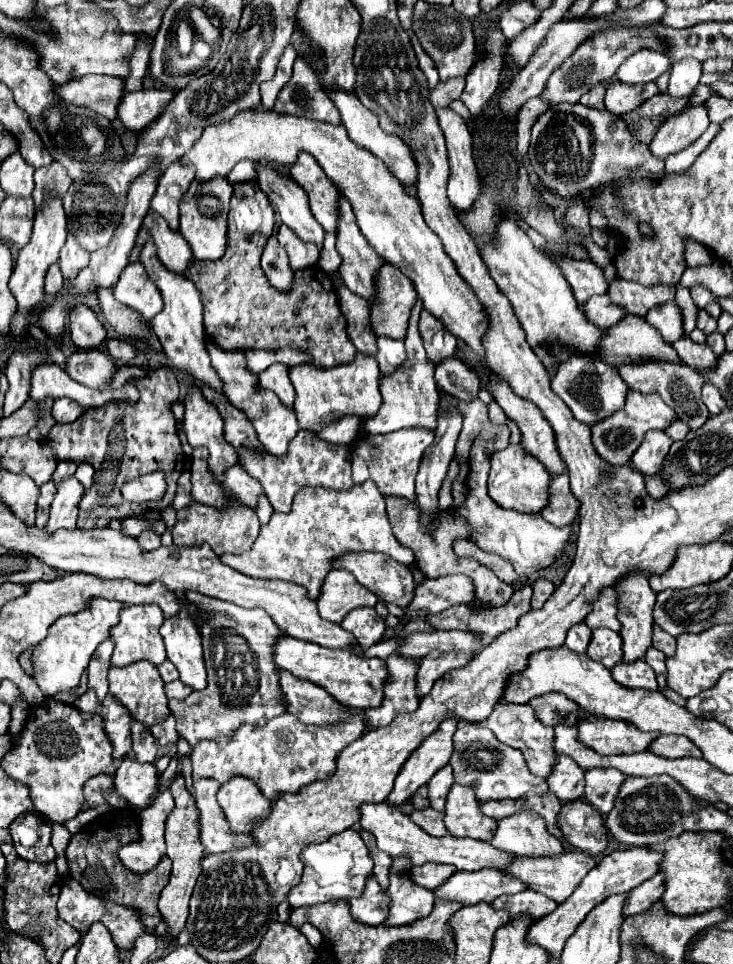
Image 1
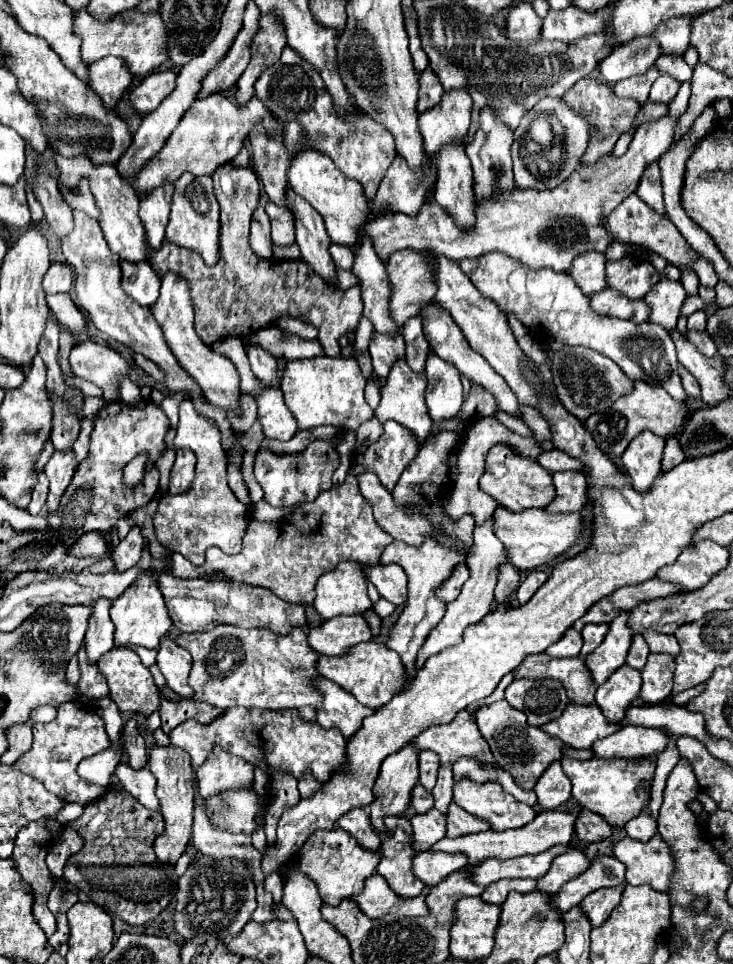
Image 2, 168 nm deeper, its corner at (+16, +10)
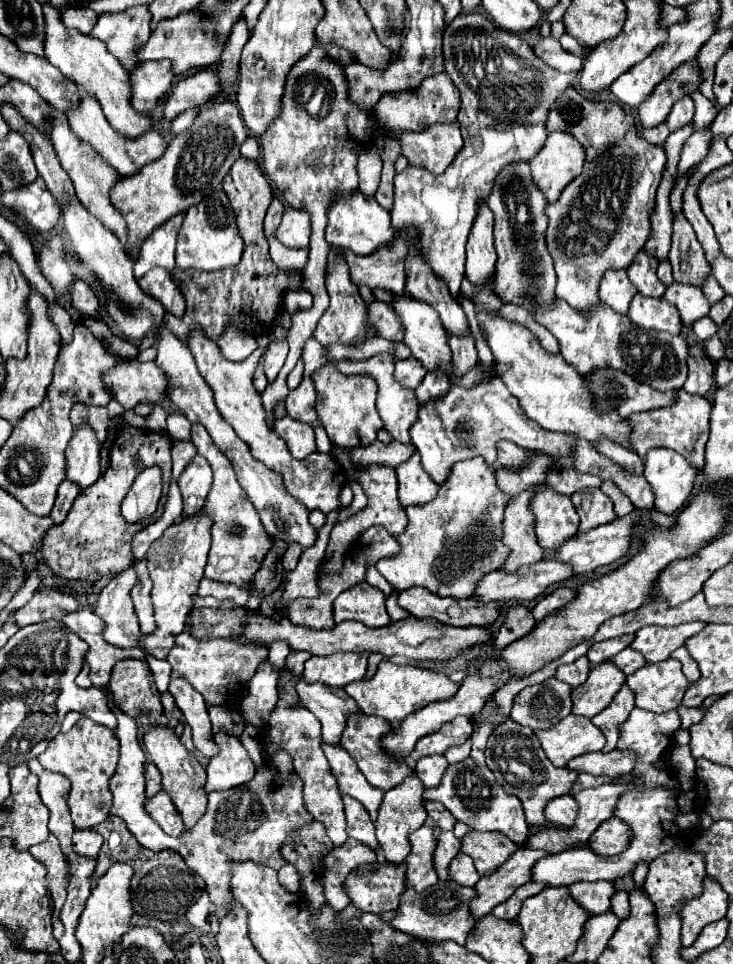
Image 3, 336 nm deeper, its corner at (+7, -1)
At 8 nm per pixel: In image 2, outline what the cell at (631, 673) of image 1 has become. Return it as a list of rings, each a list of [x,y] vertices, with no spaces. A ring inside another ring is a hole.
[[[624,664],[608,678],[608,684],[602,684],[596,690],[594,694],[596,706],[602,710],[610,724],[624,722],[624,708],[630,704],[630,700],[638,698],[640,686],[642,686],[640,670],[628,668]]]

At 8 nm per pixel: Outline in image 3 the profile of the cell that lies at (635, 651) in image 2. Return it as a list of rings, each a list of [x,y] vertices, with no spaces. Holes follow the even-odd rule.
[[[627,647],[625,651],[617,653],[613,659],[611,659],[625,675],[633,675],[633,671],[645,667],[645,657],[639,653],[639,651],[633,651],[631,647]]]

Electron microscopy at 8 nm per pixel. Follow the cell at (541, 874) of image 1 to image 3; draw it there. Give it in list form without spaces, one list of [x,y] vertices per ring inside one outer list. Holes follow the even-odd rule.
[[[593,881],[593,883],[571,883],[571,897],[589,913],[605,913],[611,907],[611,895],[615,887],[611,881]]]

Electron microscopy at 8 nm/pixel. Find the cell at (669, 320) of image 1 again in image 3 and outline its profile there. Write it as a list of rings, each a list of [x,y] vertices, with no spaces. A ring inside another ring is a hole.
[[[673,283],[673,285],[667,287],[663,299],[677,307],[683,327],[691,327],[697,319],[705,317],[709,307],[711,307],[709,301],[705,299],[703,291],[699,287],[695,287],[695,285]]]

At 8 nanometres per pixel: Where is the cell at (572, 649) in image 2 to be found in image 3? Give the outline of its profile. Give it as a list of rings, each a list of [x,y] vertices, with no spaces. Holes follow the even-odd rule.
[[[579,657],[577,661],[569,663],[569,665],[559,665],[555,679],[569,683],[571,687],[579,687],[585,683],[587,675],[589,675],[589,659],[587,657]]]

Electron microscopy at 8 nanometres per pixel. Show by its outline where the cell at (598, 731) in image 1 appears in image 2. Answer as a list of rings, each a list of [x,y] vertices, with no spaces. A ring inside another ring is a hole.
[[[570,702],[556,720],[540,726],[540,730],[548,736],[562,740],[566,746],[576,750],[586,750],[588,746],[592,746],[592,742],[616,732],[616,728],[620,728],[620,724],[610,726],[596,704],[576,702]]]

